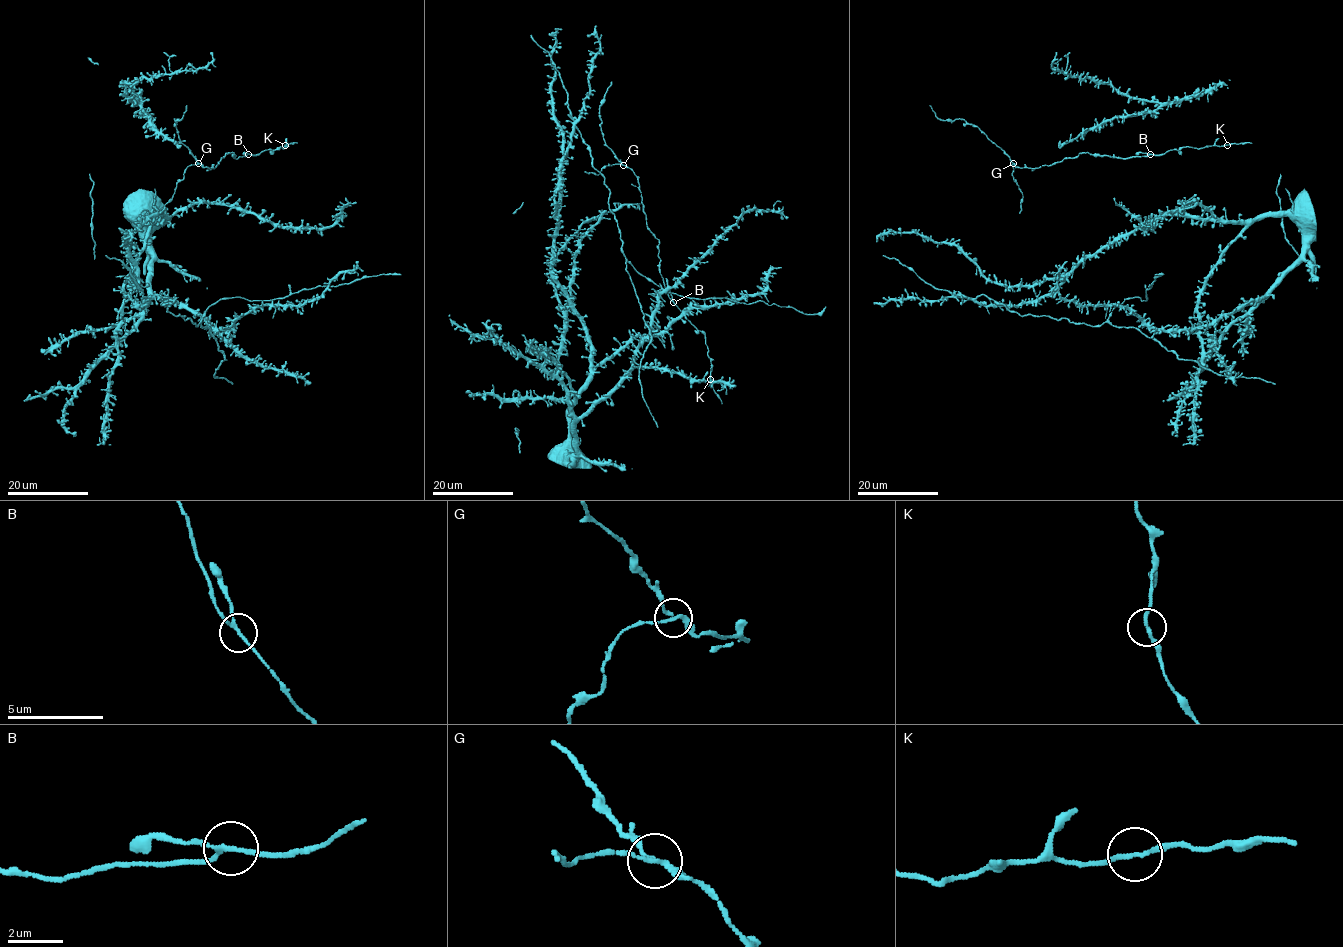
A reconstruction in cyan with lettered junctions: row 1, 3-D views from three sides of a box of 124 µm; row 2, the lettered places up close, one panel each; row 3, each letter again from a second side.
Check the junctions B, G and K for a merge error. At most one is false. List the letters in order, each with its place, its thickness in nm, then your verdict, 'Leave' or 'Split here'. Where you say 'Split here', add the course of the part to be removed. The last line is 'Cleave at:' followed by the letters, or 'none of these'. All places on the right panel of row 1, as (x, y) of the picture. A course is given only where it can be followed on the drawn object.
B: Place: (1150, 154). Thickness 140 nm. Leave
G: Place: (1013, 163). Thickness 160 nm. Split here. Course of the part to remove: (1013, 163), (1013, 180), (1022, 196), (1019, 213)
K: Place: (1227, 145). Thickness 170 nm. Leave
Cleave at: G

